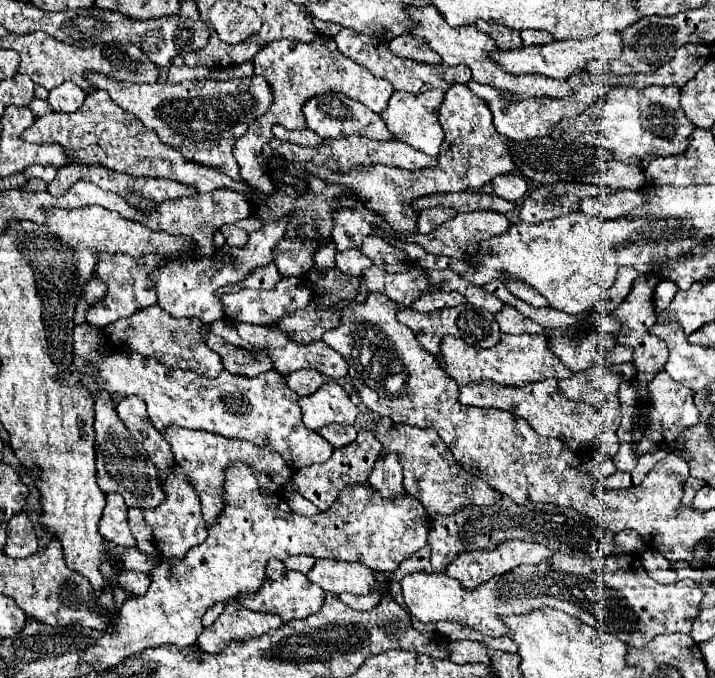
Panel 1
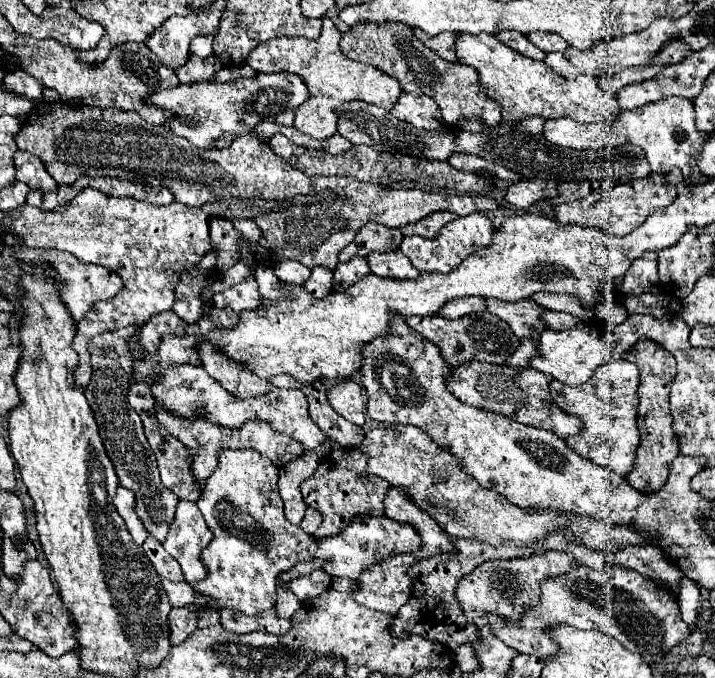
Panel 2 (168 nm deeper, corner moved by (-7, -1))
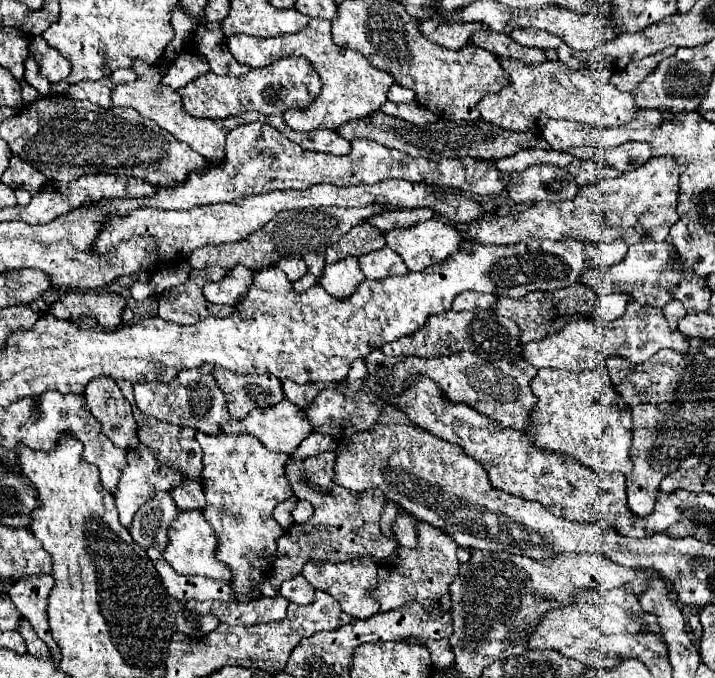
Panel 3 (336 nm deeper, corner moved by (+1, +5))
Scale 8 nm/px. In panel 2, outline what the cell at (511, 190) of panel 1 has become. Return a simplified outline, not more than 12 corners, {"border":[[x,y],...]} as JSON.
{"border":[[552,180],[508,186],[506,200],[526,210],[558,196]]}

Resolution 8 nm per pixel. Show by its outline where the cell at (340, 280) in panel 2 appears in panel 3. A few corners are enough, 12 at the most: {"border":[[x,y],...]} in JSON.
{"border":[[358,260],[326,264],[320,284],[346,298],[364,280]]}

